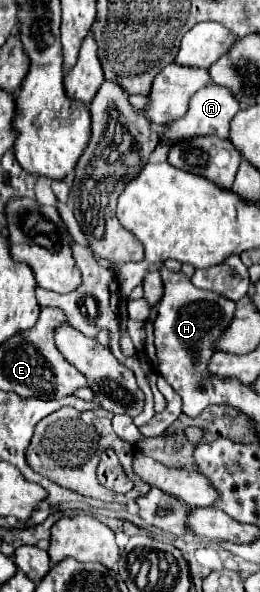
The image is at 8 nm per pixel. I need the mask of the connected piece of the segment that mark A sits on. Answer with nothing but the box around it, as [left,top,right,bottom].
[160,84,240,148]

